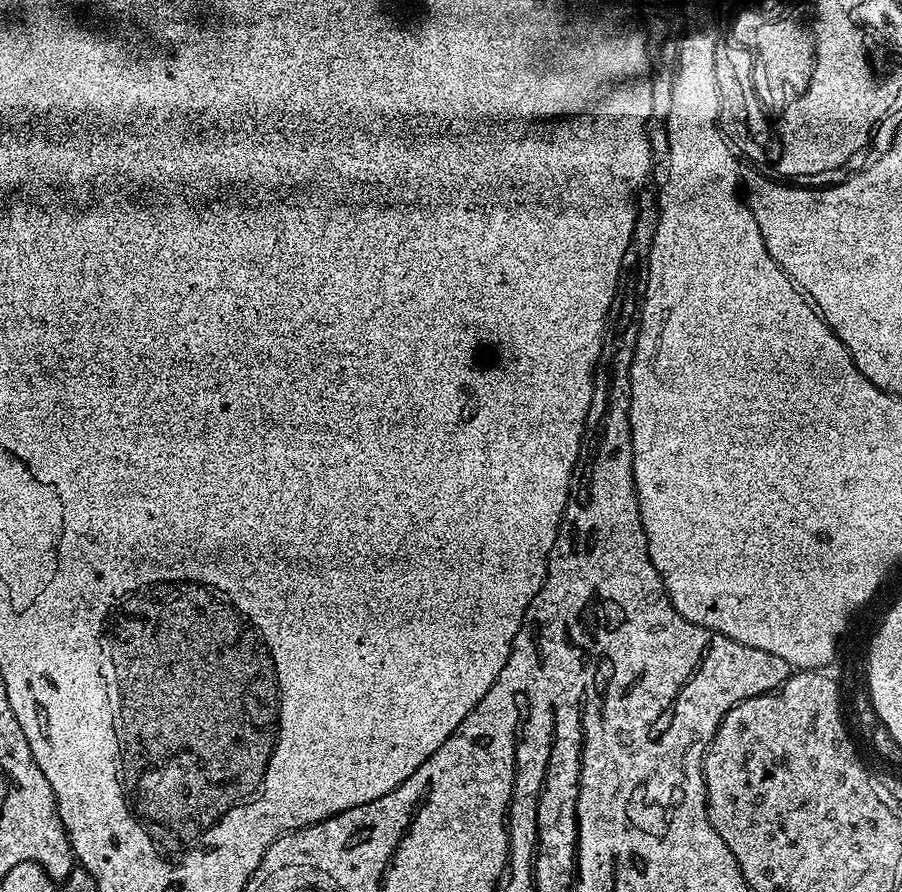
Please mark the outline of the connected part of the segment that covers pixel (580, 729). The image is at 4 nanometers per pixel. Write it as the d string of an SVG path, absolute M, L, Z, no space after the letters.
M564 700L555 705L554 730L550 762L546 766L544 785L540 791L540 801L536 807L536 844L568 844L568 850L576 850L578 834L578 798L580 778L584 771L584 721L579 703Z

